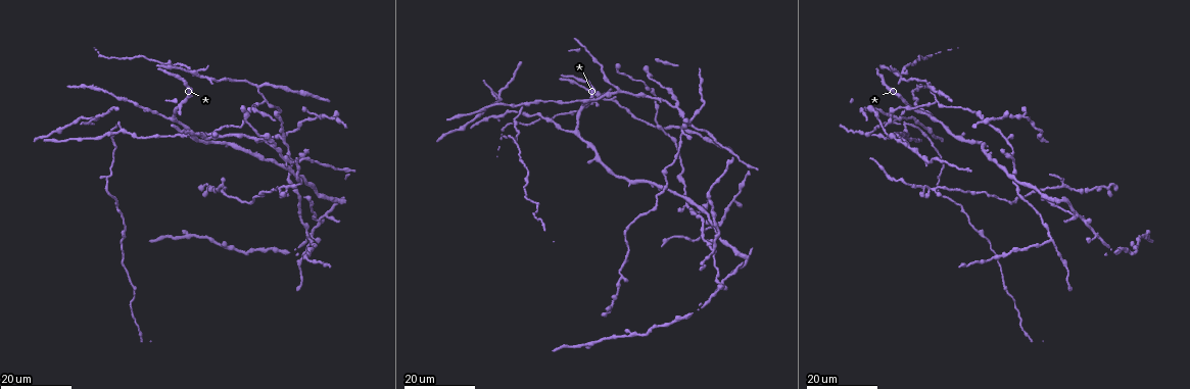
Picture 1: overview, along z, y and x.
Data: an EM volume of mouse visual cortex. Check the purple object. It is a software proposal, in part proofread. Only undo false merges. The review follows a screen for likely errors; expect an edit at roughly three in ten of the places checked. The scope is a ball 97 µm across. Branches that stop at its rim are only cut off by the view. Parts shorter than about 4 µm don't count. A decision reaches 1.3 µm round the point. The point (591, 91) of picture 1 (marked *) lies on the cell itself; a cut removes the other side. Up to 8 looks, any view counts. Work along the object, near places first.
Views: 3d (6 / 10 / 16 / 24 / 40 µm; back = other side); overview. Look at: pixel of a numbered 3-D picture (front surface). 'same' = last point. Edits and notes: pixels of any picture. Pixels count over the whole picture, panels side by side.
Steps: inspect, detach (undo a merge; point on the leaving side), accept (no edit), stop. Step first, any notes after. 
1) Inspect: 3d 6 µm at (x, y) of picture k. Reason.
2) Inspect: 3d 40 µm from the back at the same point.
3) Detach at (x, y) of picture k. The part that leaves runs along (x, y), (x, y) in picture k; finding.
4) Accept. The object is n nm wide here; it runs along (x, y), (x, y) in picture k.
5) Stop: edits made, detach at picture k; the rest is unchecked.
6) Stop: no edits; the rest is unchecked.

Inspect: 3d 16 µm at (258, 88) of picture 1. Branch point.

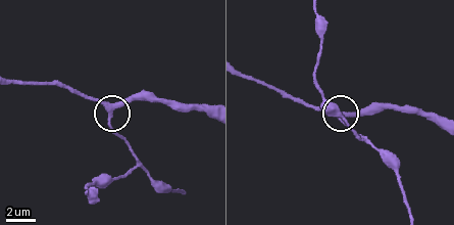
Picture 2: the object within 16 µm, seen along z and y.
Inspect: 3d 6 µm at (113, 111) of picture 2.

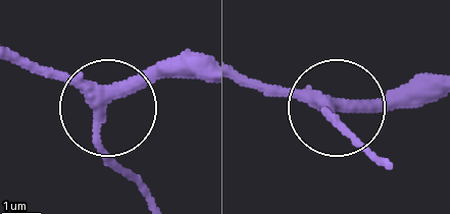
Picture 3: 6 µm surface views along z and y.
Accept. The side arm is 24 µm long; it runs along (248, 76), (346, 103), (410, 103) in picture 3; continuous, no second cell.

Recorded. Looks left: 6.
Inspect: 3d 24 µm at (283, 186) of picture 1. Two arms in line, one across.

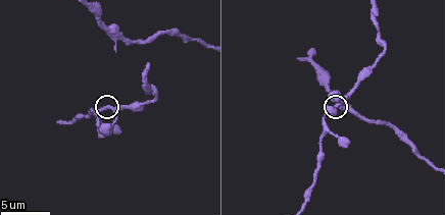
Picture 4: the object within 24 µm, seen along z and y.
Inspect: 3d 6 µm at (337, 106) of picture 4.

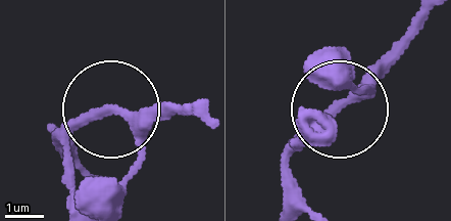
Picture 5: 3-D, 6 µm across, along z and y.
Accept. 3 arms meet here; one cell here.

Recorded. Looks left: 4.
Inspect: 3d 16 µm at (265, 101) of picture 1. Branch point.

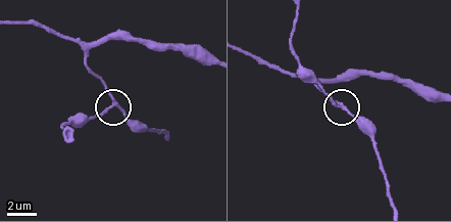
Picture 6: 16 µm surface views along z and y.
Inspect: 3d 10 µm at (113, 107) of picture 6.

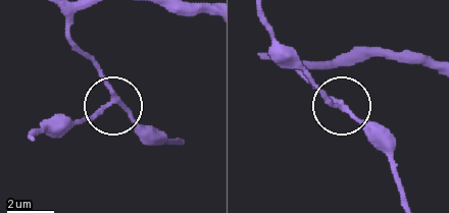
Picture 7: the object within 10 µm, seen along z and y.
Inspect: 3d 10 µm from the back at (339, 107) of picture 7.

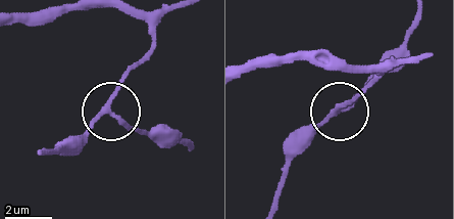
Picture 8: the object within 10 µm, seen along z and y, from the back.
Accept. The object is 180 nm wide here; it runs along (164, 14), (151, 49), (121, 85), (110, 112), (72, 147) in picture 8; continuous, no second cell.

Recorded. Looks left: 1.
Stop: no edits; the rest is unchecked.

